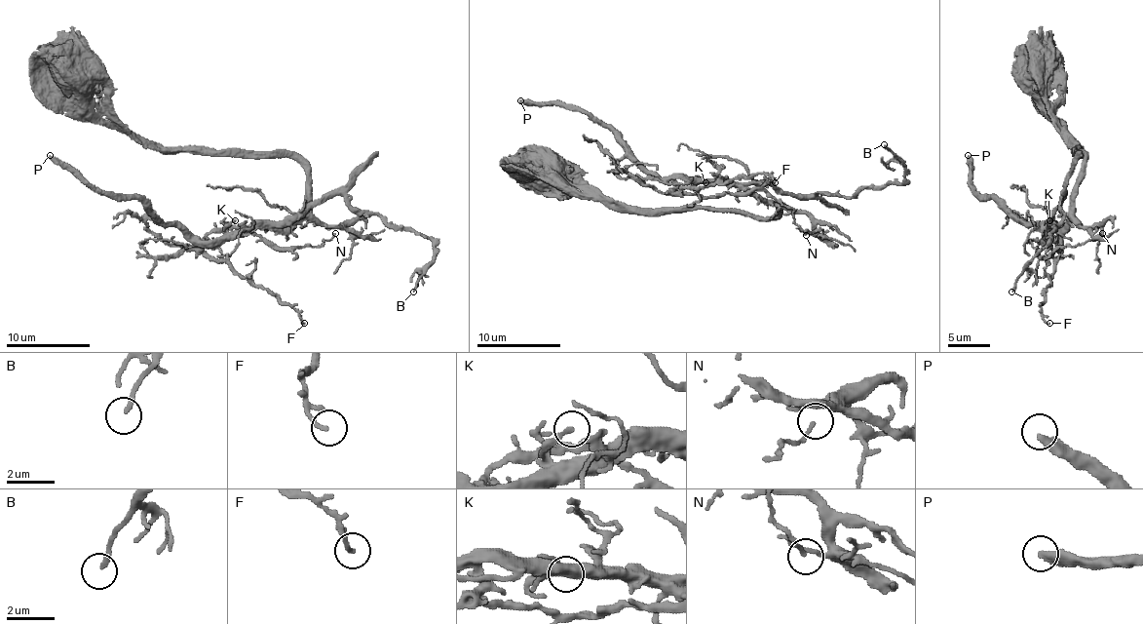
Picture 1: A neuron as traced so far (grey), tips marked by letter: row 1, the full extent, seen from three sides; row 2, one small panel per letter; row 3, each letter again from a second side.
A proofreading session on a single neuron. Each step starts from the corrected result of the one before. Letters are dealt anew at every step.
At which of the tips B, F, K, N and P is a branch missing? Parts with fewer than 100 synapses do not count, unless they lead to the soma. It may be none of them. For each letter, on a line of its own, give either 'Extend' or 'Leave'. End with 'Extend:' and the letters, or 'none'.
B: Leave
F: Leave
K: Leave
N: Leave
P: Extend
Extend: P

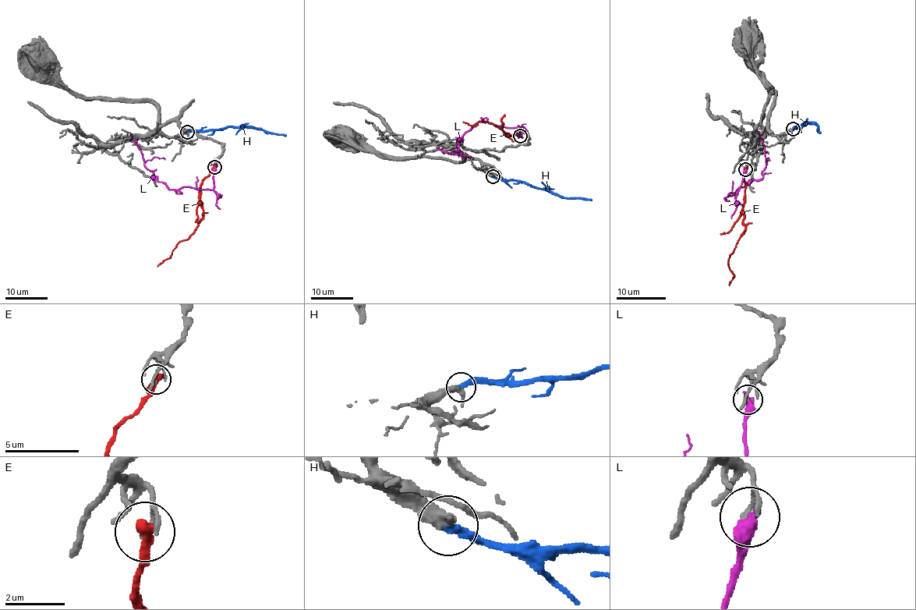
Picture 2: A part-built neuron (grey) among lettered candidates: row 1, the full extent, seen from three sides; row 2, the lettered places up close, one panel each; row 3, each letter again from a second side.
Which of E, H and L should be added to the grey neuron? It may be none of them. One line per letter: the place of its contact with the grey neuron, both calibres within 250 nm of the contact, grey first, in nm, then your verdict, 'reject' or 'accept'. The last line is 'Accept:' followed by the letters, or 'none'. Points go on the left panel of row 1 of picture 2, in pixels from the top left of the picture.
E: (214, 166) | 120/440 nm | reject
H: (187, 132) | 320/320 nm | accept
L: (214, 167) | 120/550 nm | reject
Accept: H

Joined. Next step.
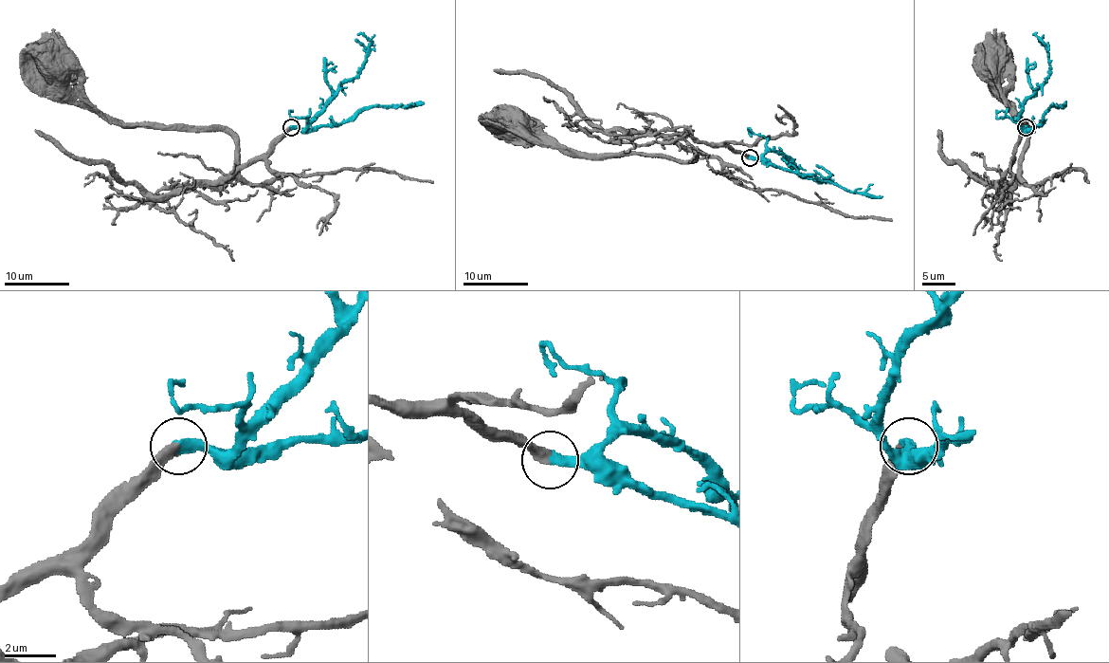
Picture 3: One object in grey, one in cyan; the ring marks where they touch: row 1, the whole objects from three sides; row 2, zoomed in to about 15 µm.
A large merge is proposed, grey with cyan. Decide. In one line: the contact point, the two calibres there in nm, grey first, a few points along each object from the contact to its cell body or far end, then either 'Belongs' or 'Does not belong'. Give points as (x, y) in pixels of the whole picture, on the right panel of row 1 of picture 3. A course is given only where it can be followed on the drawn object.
Place: (1026, 127). Thickness 420 nm (grey) against 440 nm. Course of grey: (1027, 127), (1004, 172), (1009, 185), (1018, 172), (1029, 133), (995, 85), (997, 65), (991, 62). Course of cyan: (1027, 127), (1023, 129), (1020, 126), (1020, 111), (1049, 73), (1047, 49), (1033, 34). Belongs

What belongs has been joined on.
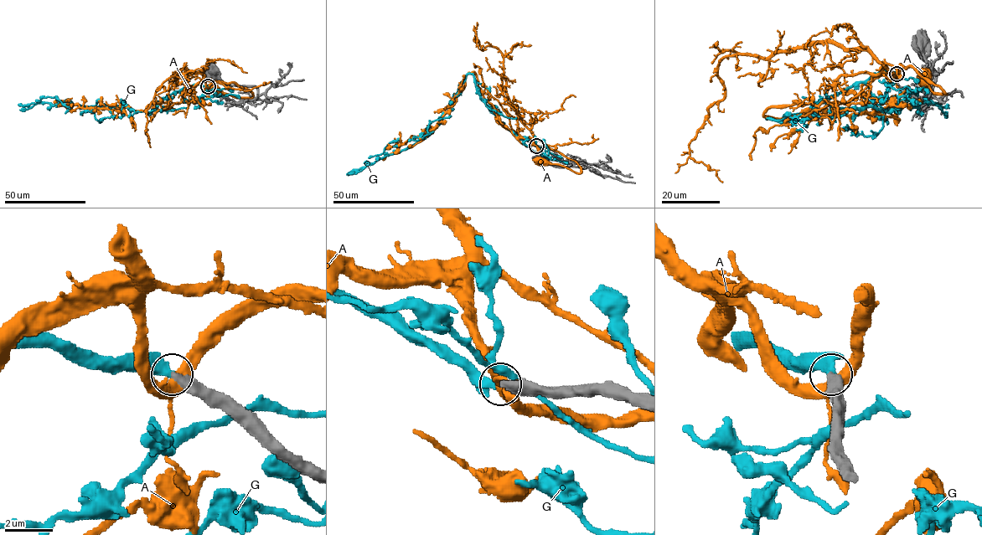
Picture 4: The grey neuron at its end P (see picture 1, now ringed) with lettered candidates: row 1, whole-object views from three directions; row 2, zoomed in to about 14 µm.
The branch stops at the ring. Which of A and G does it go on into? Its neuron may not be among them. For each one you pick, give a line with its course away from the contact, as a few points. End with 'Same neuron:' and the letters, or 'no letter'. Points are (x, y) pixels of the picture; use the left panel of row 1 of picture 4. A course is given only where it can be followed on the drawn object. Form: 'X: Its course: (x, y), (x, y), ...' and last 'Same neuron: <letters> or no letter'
G: Its course: (208, 86), (183, 87), (147, 113), (122, 102), (18, 105)
Same neuron: G

